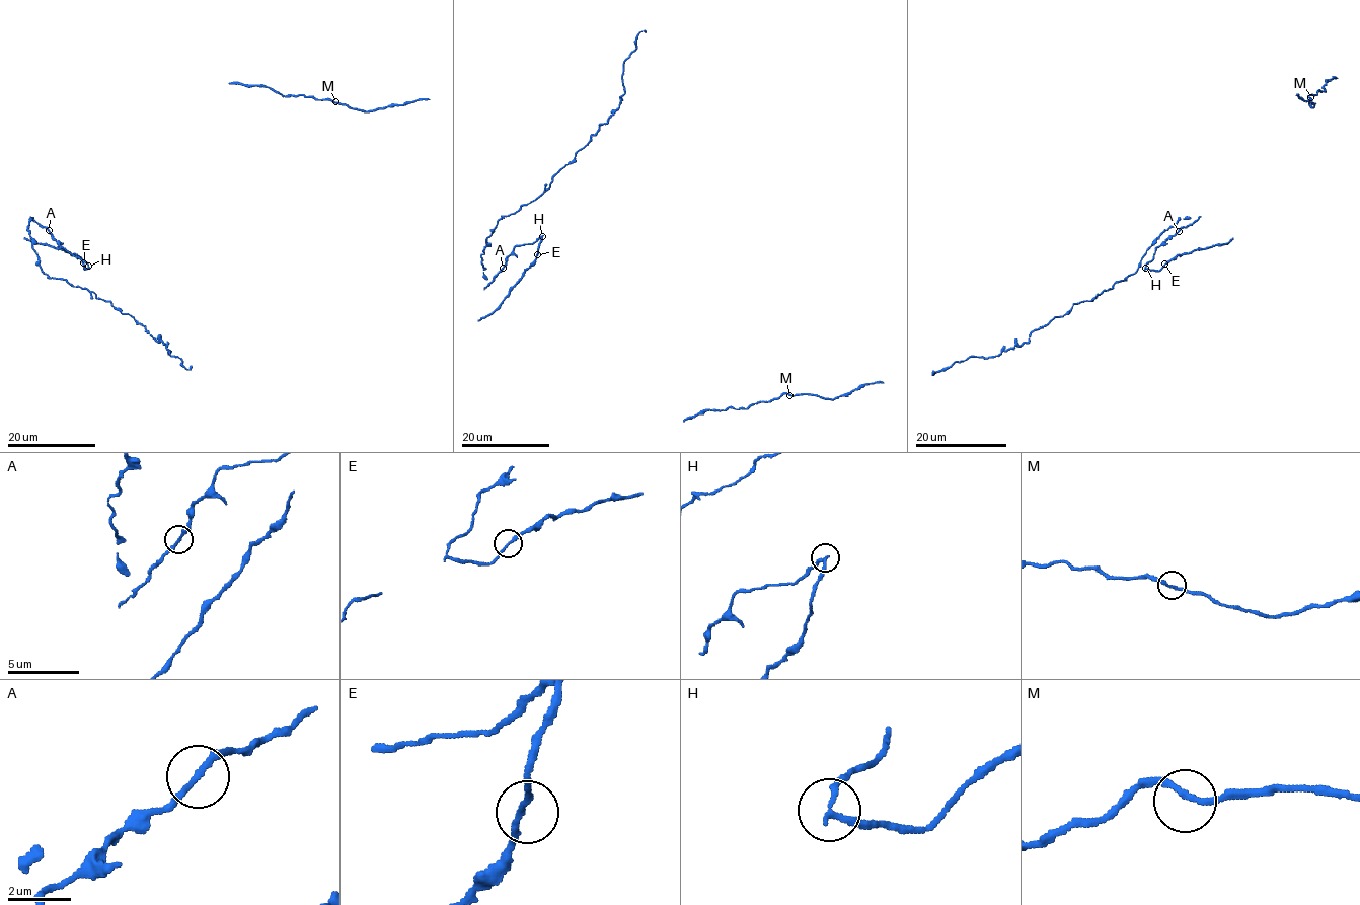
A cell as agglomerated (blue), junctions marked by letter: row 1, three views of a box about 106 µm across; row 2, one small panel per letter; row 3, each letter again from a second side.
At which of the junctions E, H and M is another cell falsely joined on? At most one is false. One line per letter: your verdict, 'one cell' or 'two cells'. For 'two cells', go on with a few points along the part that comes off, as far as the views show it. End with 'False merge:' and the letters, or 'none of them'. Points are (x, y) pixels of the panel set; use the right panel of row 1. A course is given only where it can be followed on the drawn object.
E: one cell
H: two cells; course (1145, 268), (1155, 249), (1200, 216)
M: one cell
False merge: H

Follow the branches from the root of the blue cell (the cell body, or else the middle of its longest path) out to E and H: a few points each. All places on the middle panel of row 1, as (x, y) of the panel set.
E: (524, 272), (537, 254)
H: (524, 272), (535, 259), (542, 236)

